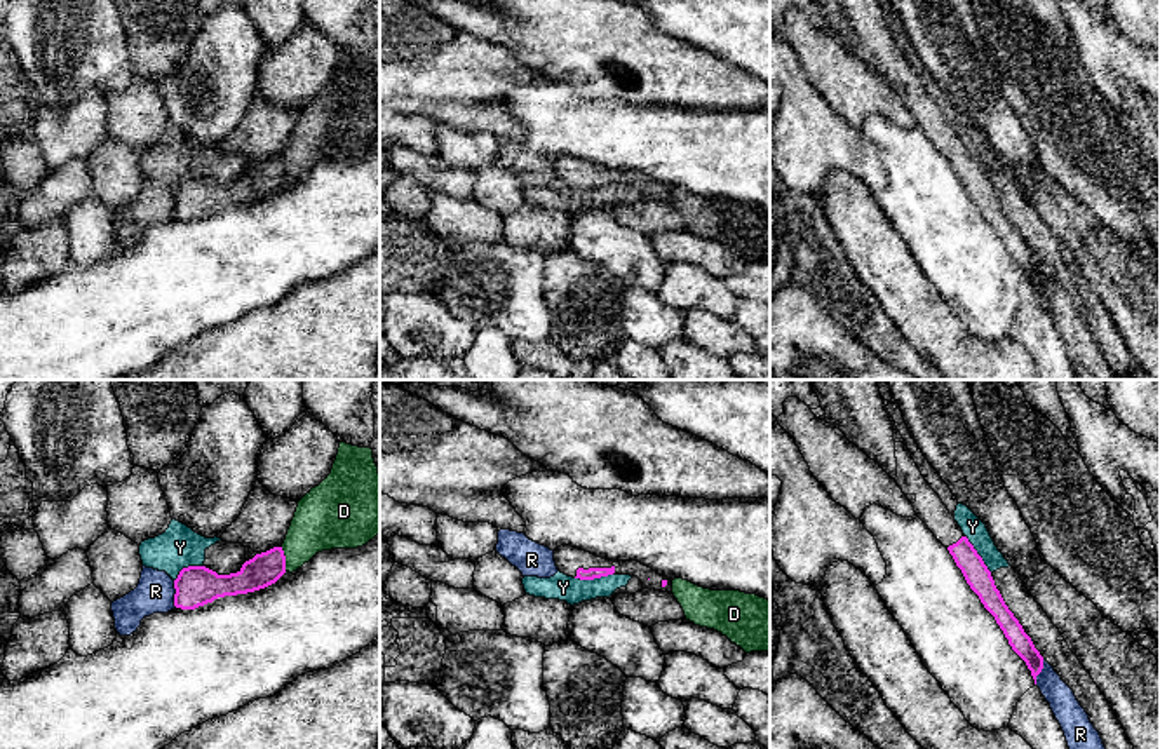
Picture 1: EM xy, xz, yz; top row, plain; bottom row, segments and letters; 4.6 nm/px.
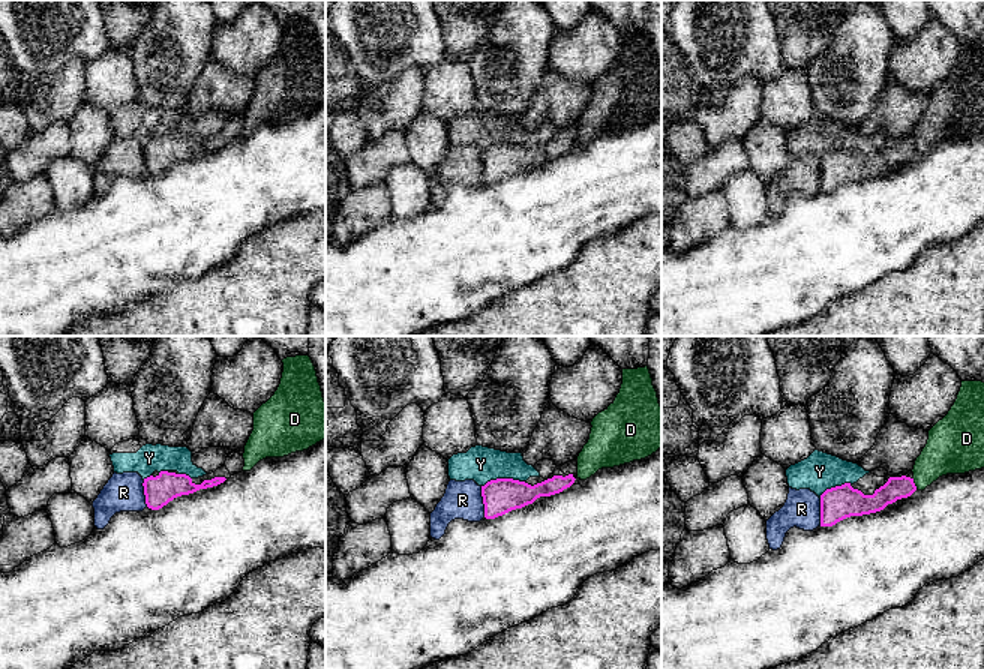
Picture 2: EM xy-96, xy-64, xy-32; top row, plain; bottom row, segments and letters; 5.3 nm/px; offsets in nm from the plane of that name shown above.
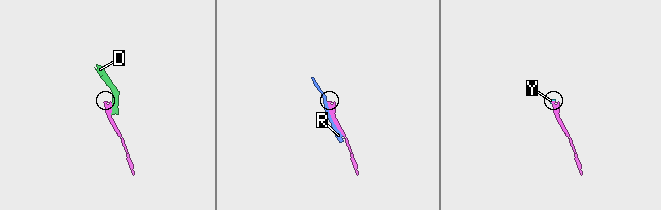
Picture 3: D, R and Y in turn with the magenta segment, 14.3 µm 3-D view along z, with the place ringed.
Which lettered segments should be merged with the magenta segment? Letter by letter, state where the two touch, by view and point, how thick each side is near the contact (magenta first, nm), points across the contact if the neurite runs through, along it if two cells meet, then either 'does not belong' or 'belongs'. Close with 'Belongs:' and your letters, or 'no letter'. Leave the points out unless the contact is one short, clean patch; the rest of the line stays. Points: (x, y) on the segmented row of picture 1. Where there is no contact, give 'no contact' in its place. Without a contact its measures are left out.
D: xy (284, 560) | 150/260 nm | does not belong
R: xy (175, 594) | 190/180 nm | does not belong
Y: xz (594, 577) | 60/120 nm | along xz (613, 572), (603, 577), (575, 579) | does not belong
Belongs: no letter

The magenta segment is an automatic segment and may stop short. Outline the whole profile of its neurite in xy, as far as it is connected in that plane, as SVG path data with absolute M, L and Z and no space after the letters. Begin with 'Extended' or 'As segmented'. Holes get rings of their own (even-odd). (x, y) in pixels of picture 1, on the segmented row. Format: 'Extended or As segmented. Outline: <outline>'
As segmented. Outline: M273 547L246 561L237 573L218 575L206 566L183 568L174 580L174 606L195 610L218 597L247 594L275 584L286 573L282 547Z

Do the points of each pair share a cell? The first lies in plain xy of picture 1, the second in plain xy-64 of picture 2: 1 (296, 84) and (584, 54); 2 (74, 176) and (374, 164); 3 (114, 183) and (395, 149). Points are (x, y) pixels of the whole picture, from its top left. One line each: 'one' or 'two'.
1: one
2: one
3: two

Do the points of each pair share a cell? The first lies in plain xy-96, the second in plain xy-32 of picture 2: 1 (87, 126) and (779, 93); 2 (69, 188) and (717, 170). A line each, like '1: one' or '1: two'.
1: two
2: two

